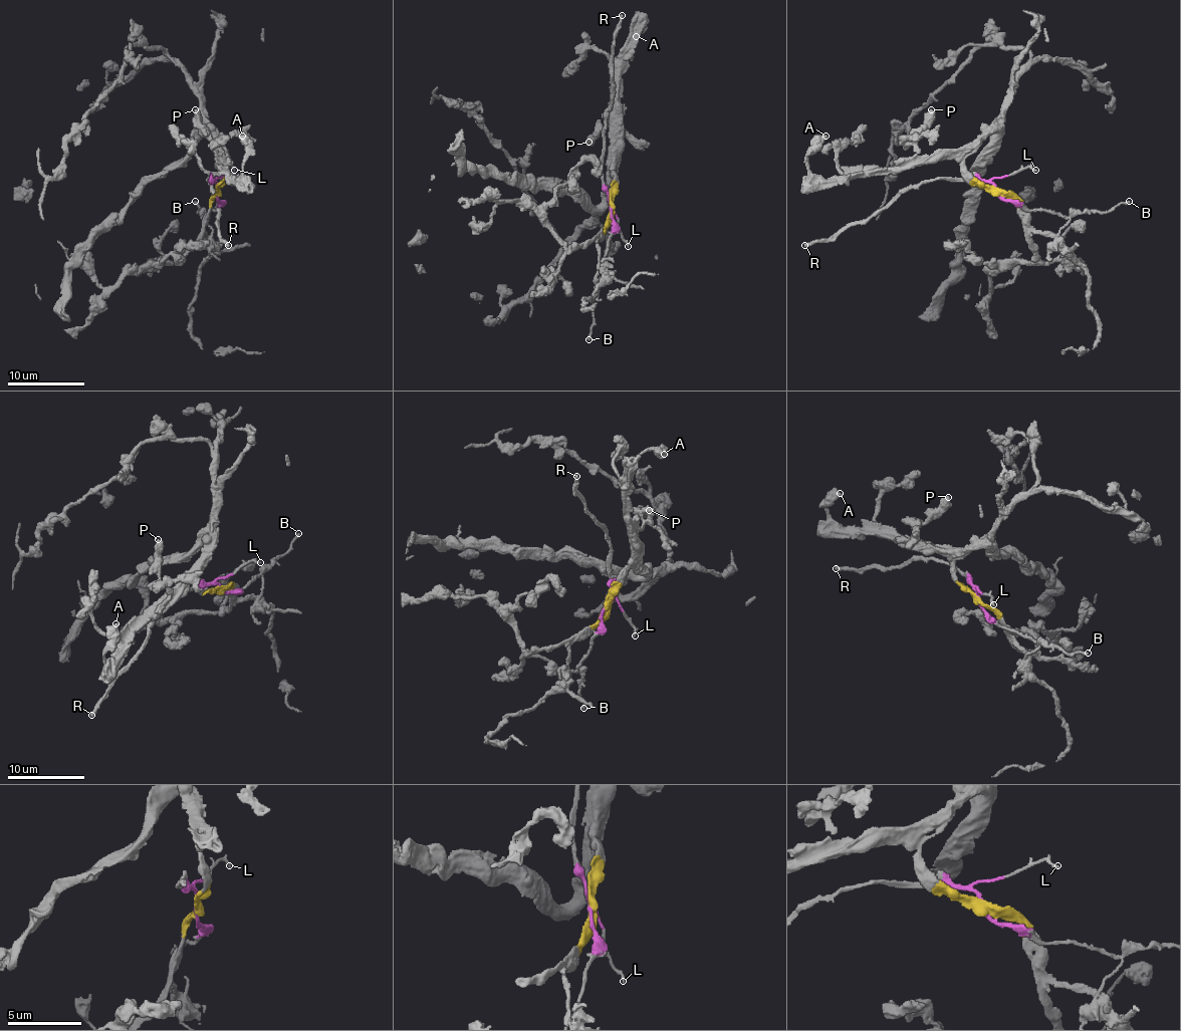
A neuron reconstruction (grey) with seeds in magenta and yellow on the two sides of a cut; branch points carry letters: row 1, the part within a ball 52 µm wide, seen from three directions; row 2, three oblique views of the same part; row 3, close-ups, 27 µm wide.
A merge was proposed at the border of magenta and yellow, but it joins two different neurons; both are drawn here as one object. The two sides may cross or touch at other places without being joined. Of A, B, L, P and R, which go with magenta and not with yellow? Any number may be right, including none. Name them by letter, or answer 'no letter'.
B, L, R

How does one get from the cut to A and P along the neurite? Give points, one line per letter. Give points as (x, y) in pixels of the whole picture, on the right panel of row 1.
A: (997, 191), (982, 187), (953, 159), (924, 159), (847, 178), (817, 180), (808, 168), (806, 155), (825, 136)
P: (997, 191), (982, 187), (953, 159), (926, 159), (920, 153), (915, 141), (932, 110)

